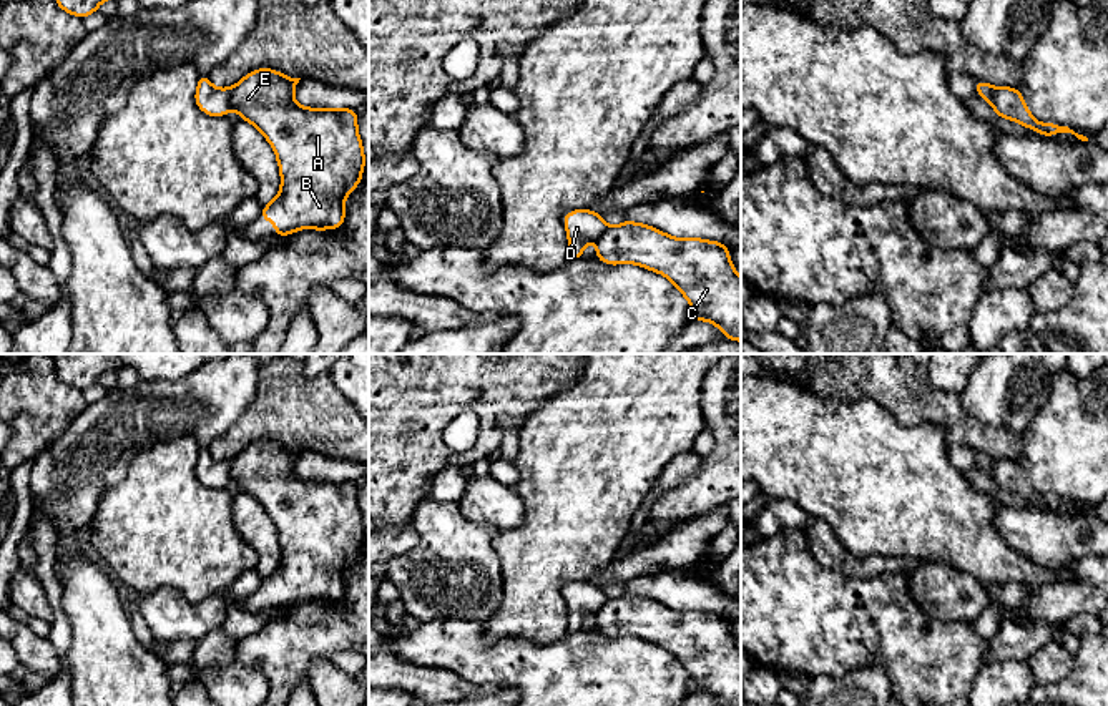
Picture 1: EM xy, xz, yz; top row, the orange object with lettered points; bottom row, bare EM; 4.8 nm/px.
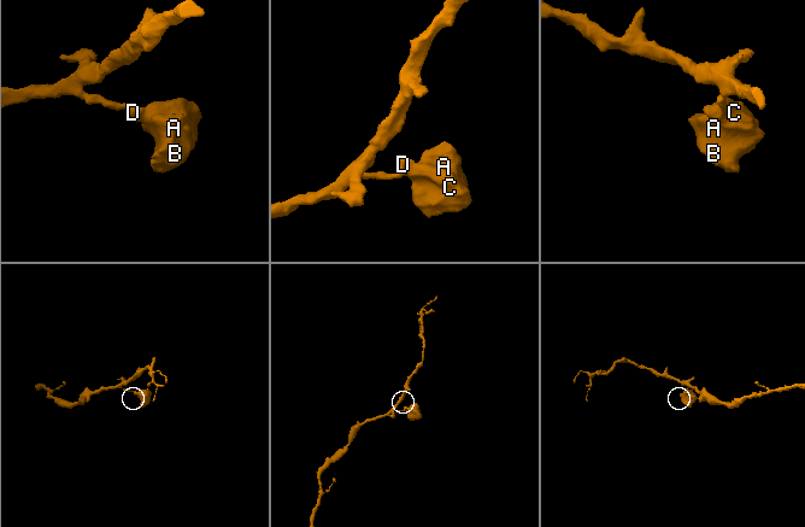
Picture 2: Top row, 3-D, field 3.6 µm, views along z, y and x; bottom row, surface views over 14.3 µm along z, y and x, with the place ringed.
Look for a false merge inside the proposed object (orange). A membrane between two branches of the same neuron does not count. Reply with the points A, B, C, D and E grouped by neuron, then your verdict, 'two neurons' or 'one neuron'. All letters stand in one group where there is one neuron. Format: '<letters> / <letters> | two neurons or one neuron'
A B C E / D | two neurons

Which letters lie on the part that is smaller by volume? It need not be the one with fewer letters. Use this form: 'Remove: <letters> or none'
Remove: A, B, C, E

